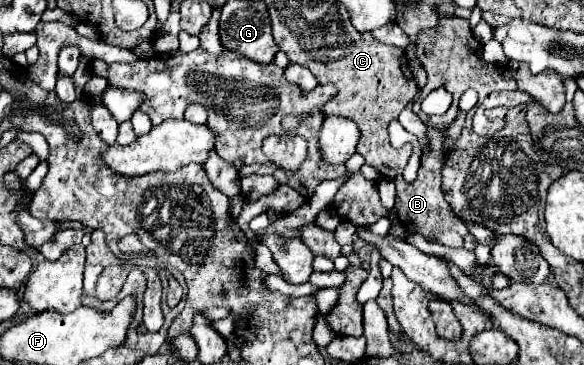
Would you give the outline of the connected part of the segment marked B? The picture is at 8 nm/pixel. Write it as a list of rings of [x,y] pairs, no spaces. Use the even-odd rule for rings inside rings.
[[[459,110],[457,118],[443,130],[429,126],[427,128],[427,140],[429,140],[429,148],[423,150],[421,154],[421,168],[417,172],[415,182],[405,182],[403,178],[395,178],[395,186],[397,186],[397,196],[395,196],[395,208],[397,208],[397,220],[405,226],[405,230],[409,234],[421,234],[425,236],[429,242],[439,242],[443,246],[449,248],[461,248],[463,246],[463,238],[469,234],[467,224],[455,216],[455,212],[451,212],[451,206],[445,200],[443,188],[441,188],[441,168],[447,160],[447,154],[451,150],[451,146],[457,144],[461,130],[465,124],[465,112]]]

